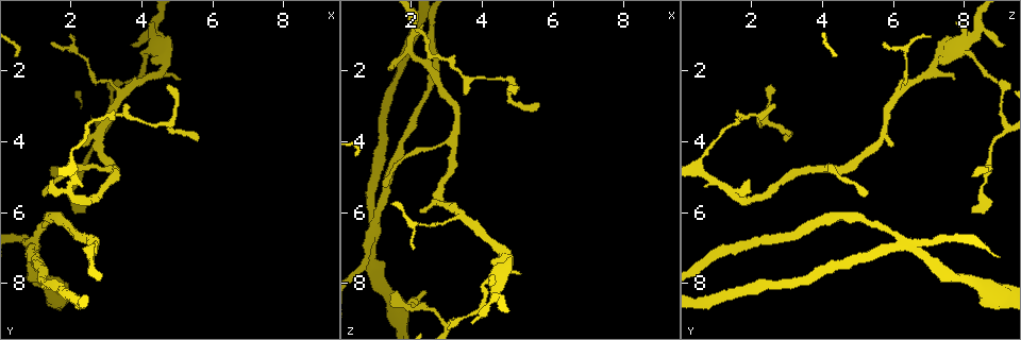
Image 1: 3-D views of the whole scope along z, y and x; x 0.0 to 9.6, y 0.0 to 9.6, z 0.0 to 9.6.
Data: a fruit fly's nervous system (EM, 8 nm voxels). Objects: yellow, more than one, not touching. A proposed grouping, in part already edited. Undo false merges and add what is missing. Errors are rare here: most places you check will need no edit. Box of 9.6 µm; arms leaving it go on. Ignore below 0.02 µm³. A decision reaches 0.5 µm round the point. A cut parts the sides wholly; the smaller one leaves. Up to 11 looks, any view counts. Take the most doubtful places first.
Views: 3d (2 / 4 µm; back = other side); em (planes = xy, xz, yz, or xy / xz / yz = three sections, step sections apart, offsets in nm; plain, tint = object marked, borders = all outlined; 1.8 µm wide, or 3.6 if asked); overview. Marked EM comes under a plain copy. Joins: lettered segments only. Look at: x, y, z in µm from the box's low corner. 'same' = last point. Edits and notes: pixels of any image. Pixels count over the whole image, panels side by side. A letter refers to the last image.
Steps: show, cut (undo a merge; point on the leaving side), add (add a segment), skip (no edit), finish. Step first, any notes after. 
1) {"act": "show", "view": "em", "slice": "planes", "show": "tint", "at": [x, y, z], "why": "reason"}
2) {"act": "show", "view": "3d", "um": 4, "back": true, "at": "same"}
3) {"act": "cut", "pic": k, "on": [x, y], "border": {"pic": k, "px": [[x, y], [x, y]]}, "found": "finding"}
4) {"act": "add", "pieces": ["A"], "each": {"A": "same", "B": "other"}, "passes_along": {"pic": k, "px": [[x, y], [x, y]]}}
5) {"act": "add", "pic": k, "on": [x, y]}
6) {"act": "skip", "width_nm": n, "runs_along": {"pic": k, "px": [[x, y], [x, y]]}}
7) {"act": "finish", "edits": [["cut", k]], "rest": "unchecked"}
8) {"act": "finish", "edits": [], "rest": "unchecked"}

{"act": "show", "view": "3d", "um": 4, "at": [4.25, 0.60, 7.70]}

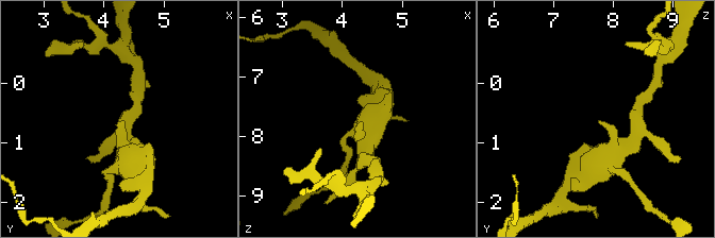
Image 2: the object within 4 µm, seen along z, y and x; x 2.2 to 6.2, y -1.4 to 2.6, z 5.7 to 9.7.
{"act": "show", "view": "em", "slice": "planes", "show": "borders", "at": [4.30, 0.65, 7.75]}

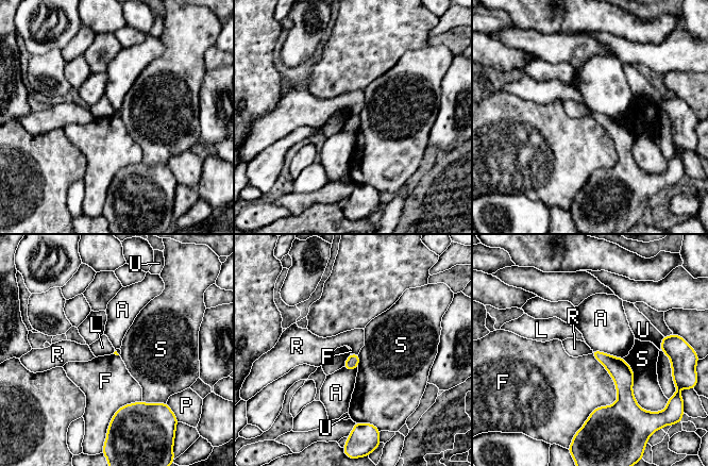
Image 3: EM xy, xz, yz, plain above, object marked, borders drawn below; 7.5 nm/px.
{"act": "skip", "each": {"A": "other", "F": "other", "L": "other", "P": "other", "R": "other", "S": "other", "U": "other"}, "runs_along": {"pic": 3, "px": [[595, 353], [623, 378], [623, 400], [596, 417]]}, "found": "none of them fits"}

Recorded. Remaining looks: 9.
{"act": "show", "view": "3d", "um": 4, "at": [1.00, 6.90, 6.25], "why": "arms part here"}

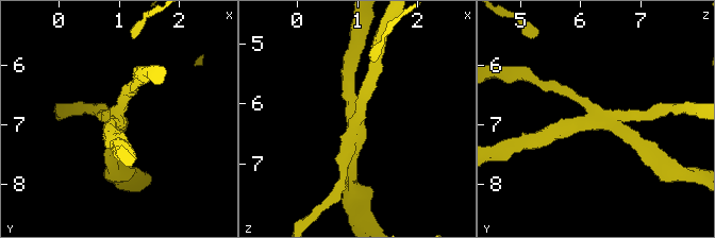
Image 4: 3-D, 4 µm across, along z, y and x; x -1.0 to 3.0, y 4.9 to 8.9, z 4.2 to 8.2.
{"act": "show", "view": "em", "slice": "planes", "show": "borders", "at": [0.95, 6.90, 6.25]}

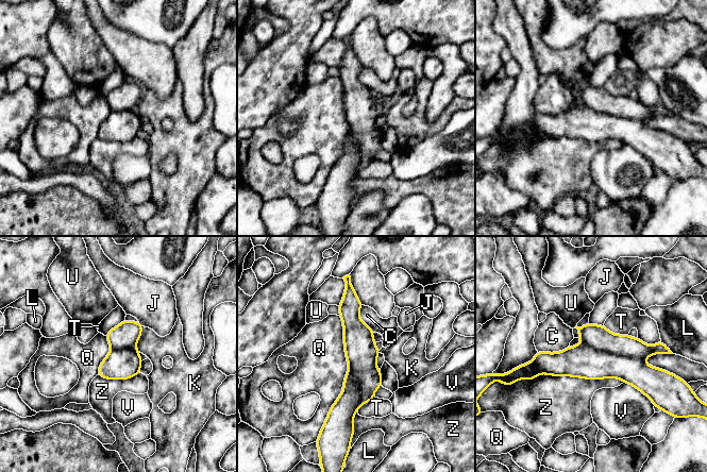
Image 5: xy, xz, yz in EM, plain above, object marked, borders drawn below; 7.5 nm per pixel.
{"act": "skip", "longest_contact_nm": ["Q", 800], "each": {"C": "other", "J": "other", "K": "other", "L": "other", "Q": "other", "T": "other", "U": "other", "V": "other", "Z": "other"}, "border": {"pic": 5, "px": [[339, 315], [348, 372], [324, 422]]}, "found": "one cell here"}

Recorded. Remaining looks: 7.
{"act": "show", "view": "3d", "um": 4, "at": [1.45, 5.05, 1.90], "why": "an open end"}

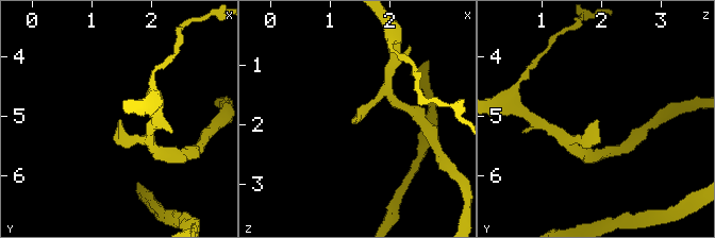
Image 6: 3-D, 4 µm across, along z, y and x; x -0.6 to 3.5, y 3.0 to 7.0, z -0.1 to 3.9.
{"act": "show", "view": "em", "um": 3.6, "slice": "yz", "step": 16, "show": "borders", "at": [1.50, 5.05, 1.85], "why": "now the EM"}

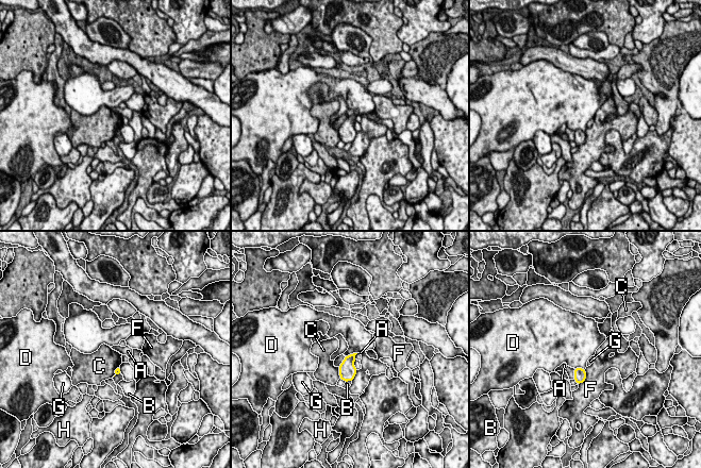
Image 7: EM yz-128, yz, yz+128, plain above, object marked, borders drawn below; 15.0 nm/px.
{"act": "show", "view": "em", "um": 3.6, "slice": "planes", "show": "borders", "at": "same", "why": "another direction"}

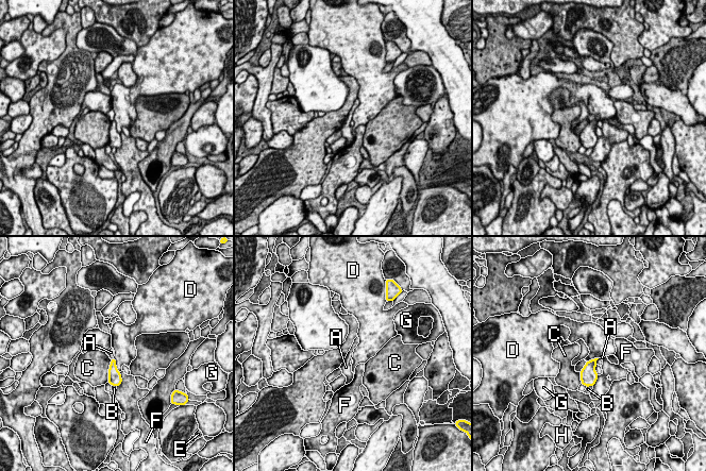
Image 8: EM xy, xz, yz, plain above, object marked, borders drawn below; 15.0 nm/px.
{"act": "skip", "longest_contact_nm": ["C", 360], "each": {"A": "other", "B": "other", "C": "other", "D": "other", "E": "other", "F": "other", "G": "other", "H": "other"}, "found": "none of them fits"}

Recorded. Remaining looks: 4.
{"act": "show", "view": "em", "slice": "xy", "step": 16, "show": "tint", "at": [2.25, 4.85, 8.70], "why": "branch point"}

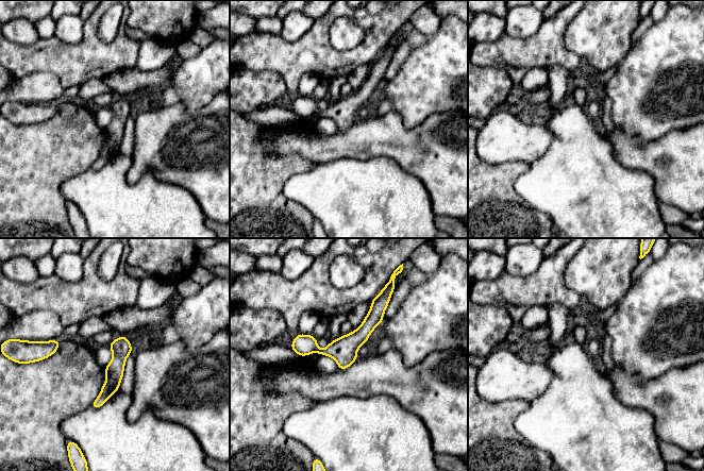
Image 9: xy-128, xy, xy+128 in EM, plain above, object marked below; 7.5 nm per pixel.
{"act": "show", "view": "em", "slice": "planes", "show": "borders", "at": "same", "why": "cut it another way"}

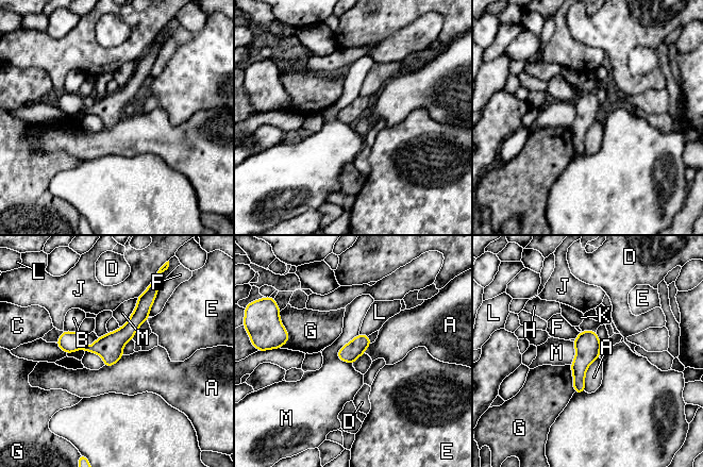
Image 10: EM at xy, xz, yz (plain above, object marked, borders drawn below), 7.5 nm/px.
{"act": "skip", "longest_contact_nm": ["A", 280], "each": {"A": "other", "B": "other", "C": "other", "D": "other", "E": "other", "F": "other", "G": "other", "H": "other", "J": "other", "K": "other", "L": "other", "M": "other"}, "border": {"pic": 10, "px": [[599, 357], [587, 368], [584, 390]]}, "found": "one cell here"}

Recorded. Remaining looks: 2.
{"act": "finish", "edits": [], "rest": "unchecked"}

